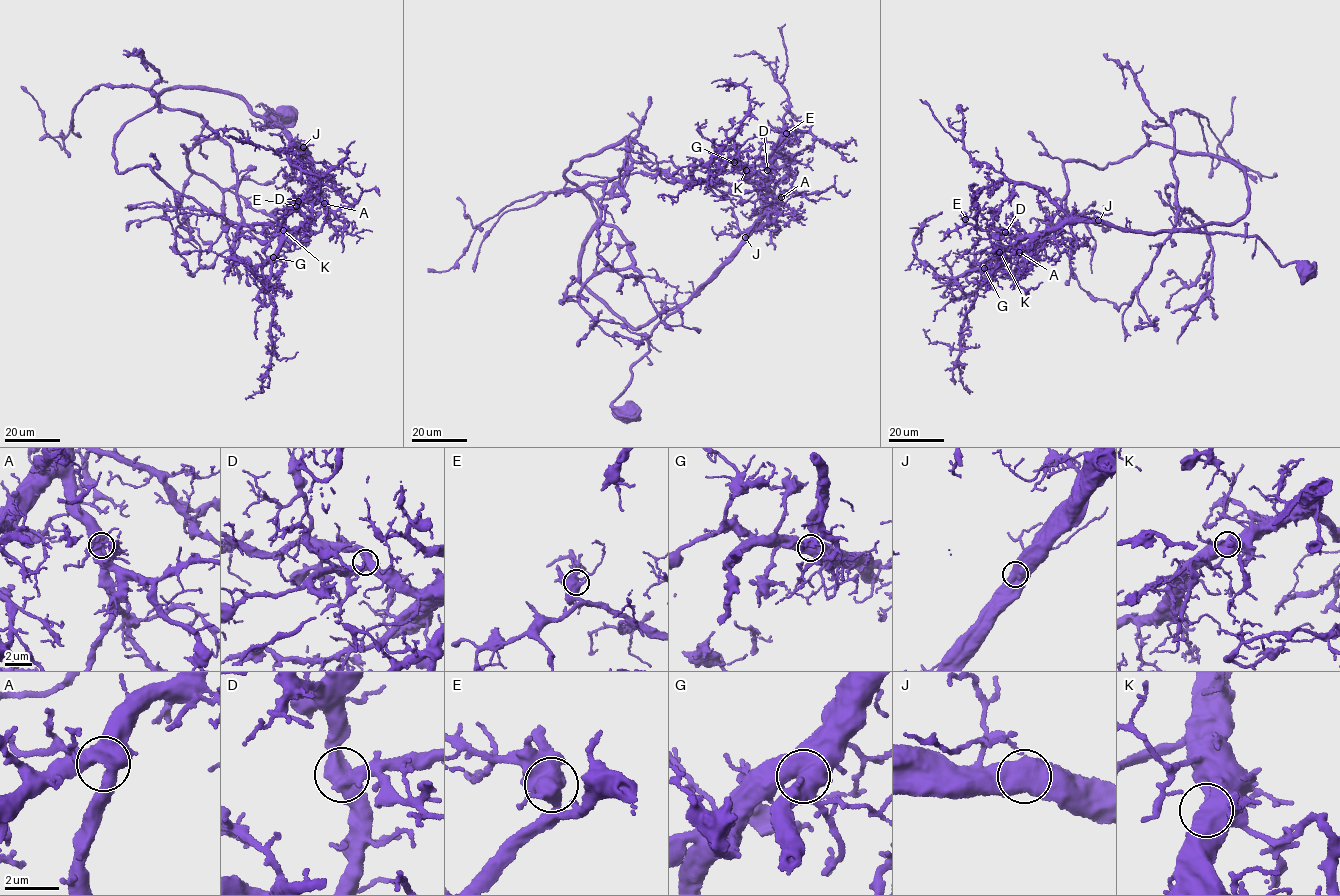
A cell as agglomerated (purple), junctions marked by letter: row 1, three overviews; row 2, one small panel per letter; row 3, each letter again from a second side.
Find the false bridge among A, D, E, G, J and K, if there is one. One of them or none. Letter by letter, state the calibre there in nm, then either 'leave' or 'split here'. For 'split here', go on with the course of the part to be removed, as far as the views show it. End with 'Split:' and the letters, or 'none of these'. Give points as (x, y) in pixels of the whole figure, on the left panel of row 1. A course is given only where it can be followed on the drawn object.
A: 600 nm thick; leave
D: 500 nm thick; leave
E: 600 nm thick; leave
G: 550 nm thick; leave
J: 600 nm thick; leave
K: 650 nm thick; leave
Split: none of these

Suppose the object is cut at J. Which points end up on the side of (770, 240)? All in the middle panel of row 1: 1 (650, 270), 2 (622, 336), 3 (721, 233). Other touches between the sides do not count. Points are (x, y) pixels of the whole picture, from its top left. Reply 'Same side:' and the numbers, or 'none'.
Same side: 1, 2, 3

